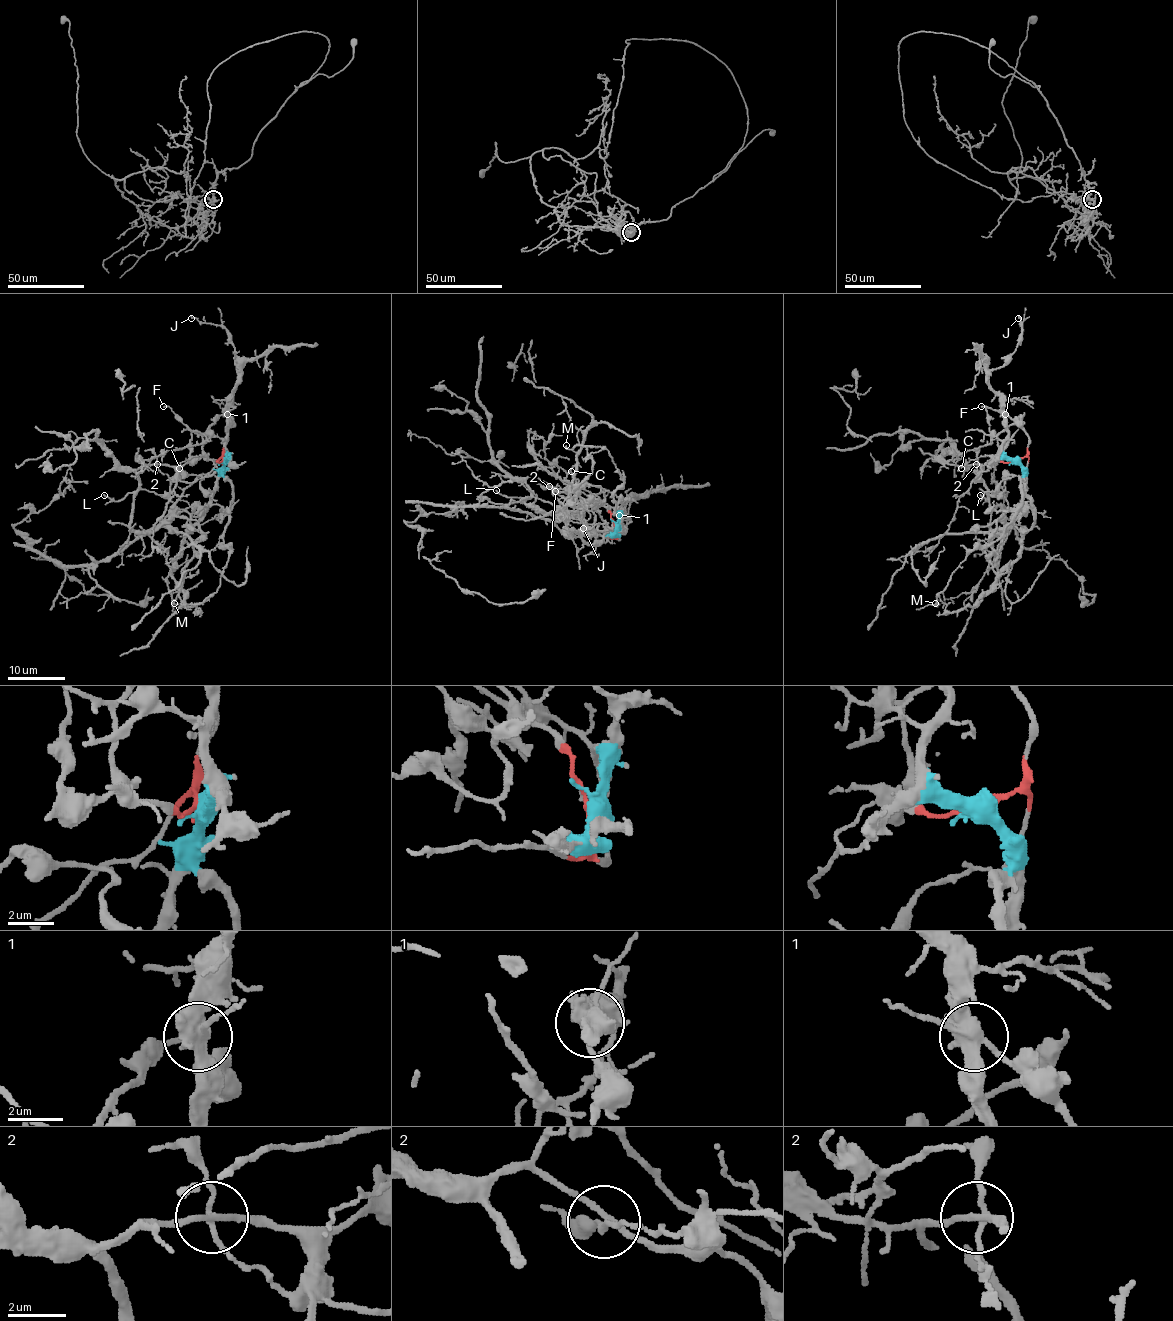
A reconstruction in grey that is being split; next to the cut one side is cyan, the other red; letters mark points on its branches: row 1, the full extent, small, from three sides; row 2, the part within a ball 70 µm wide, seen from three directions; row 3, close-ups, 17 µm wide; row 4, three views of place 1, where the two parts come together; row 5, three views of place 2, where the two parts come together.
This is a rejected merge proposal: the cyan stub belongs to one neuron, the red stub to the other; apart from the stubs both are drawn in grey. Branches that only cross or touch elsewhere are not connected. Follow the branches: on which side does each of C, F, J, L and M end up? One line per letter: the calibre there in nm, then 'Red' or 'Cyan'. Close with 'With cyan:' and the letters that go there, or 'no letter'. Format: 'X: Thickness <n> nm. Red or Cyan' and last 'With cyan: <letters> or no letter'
C: Thickness 100 nm. Red
F: Thickness 140 nm. Red
J: Thickness 160 nm. Cyan
L: Thickness 150 nm. Red
M: Thickness 170 nm. Cyan
With cyan: J, M

